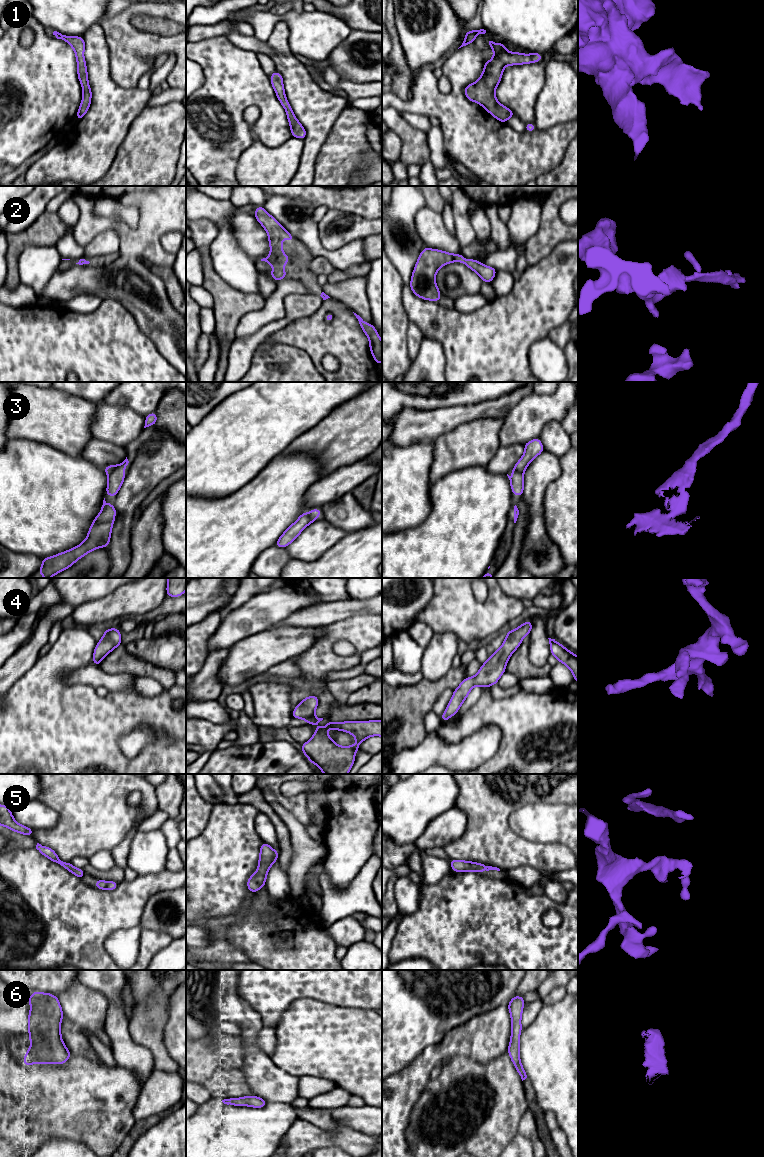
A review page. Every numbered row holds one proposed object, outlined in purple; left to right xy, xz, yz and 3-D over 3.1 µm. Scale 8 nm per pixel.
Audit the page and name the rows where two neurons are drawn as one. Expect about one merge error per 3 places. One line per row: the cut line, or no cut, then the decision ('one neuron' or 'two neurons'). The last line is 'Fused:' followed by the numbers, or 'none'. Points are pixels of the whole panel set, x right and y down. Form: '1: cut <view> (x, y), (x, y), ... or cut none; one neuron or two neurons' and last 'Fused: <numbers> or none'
1: cut none; one neuron
2: cut none; one neuron
3: cut yz (513, 467), (523, 473); two neurons
4: cut none; one neuron
5: cut none; one neuron
6: cut none; one neuron
Fused: 3

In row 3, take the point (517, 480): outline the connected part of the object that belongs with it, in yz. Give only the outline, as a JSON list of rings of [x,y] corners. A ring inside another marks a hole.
[[[514,467],[511,469],[513,471],[512,476],[508,476],[512,494],[514,496],[523,496],[524,491],[524,473],[518,472]]]

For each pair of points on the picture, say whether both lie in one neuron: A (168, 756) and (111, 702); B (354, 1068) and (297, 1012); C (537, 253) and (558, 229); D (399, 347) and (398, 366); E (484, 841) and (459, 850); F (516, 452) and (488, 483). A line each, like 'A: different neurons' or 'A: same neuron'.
A: same neuron
B: same neuron
C: same neuron
D: same neuron
E: same neuron
F: different neurons

